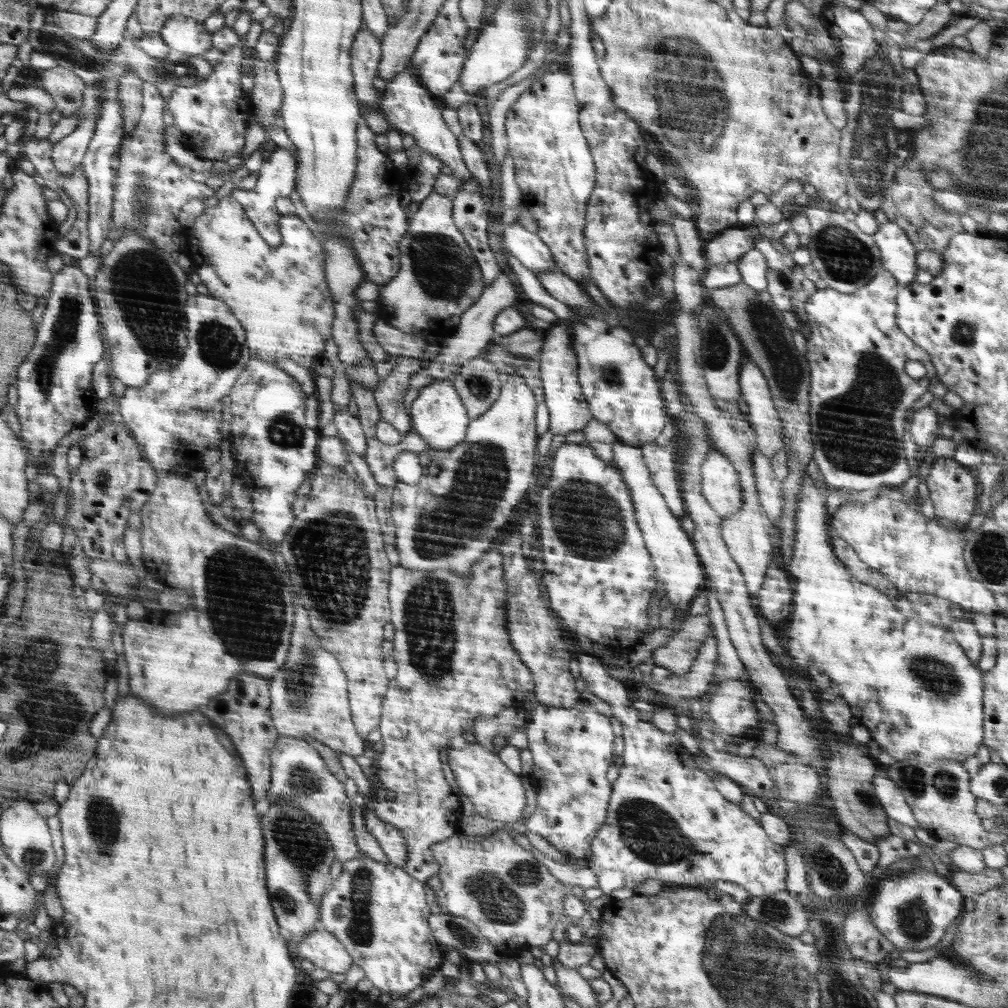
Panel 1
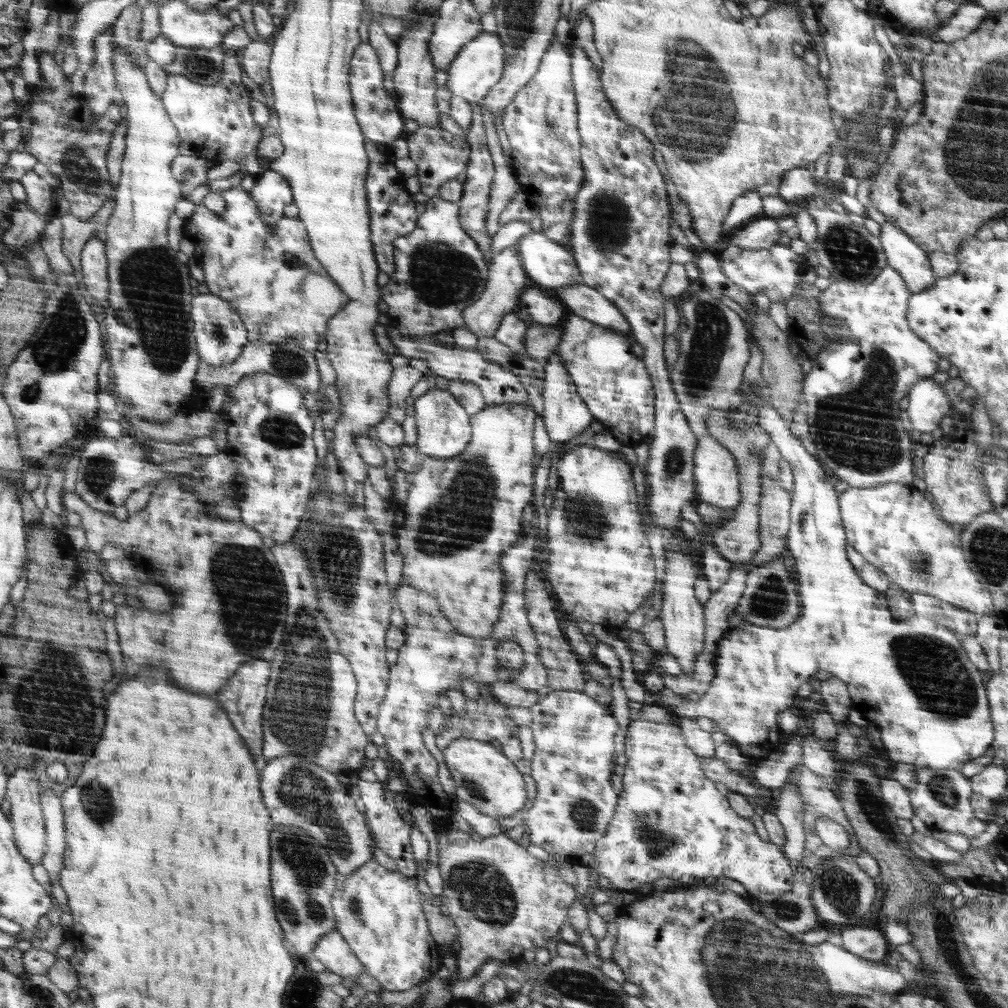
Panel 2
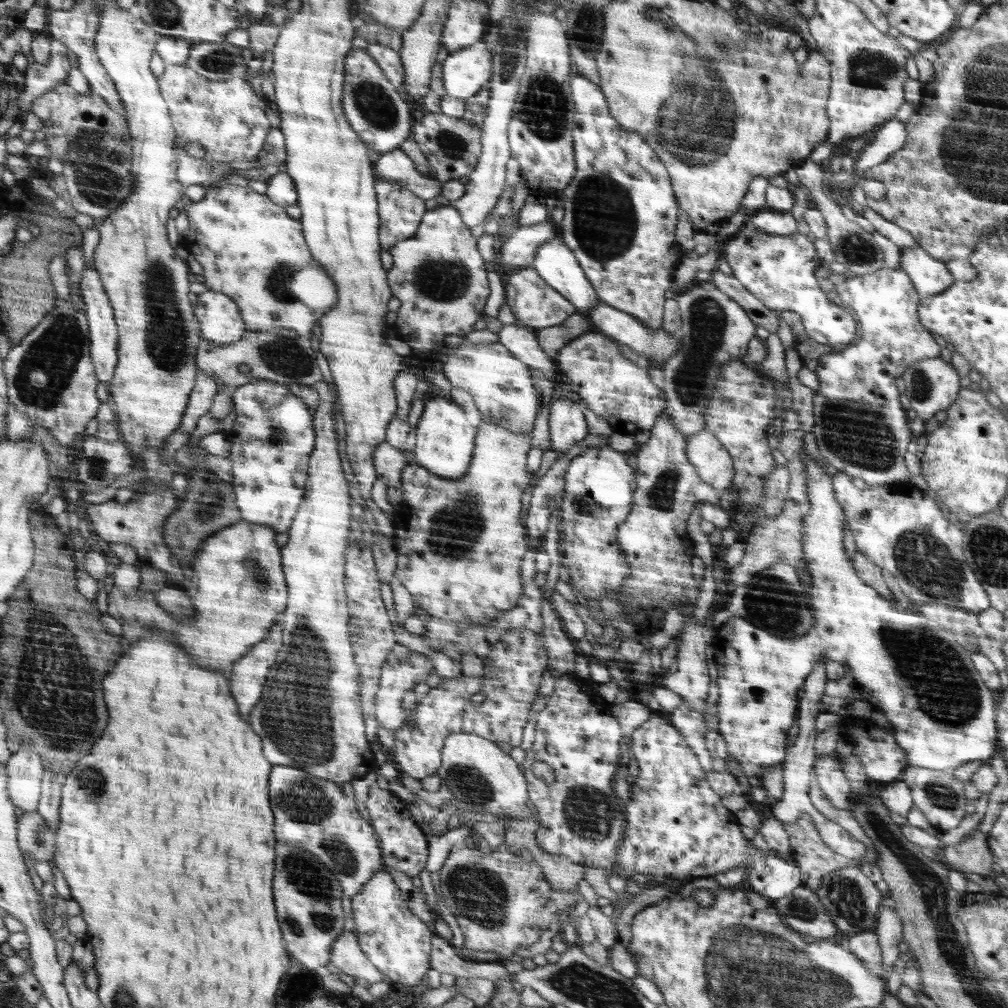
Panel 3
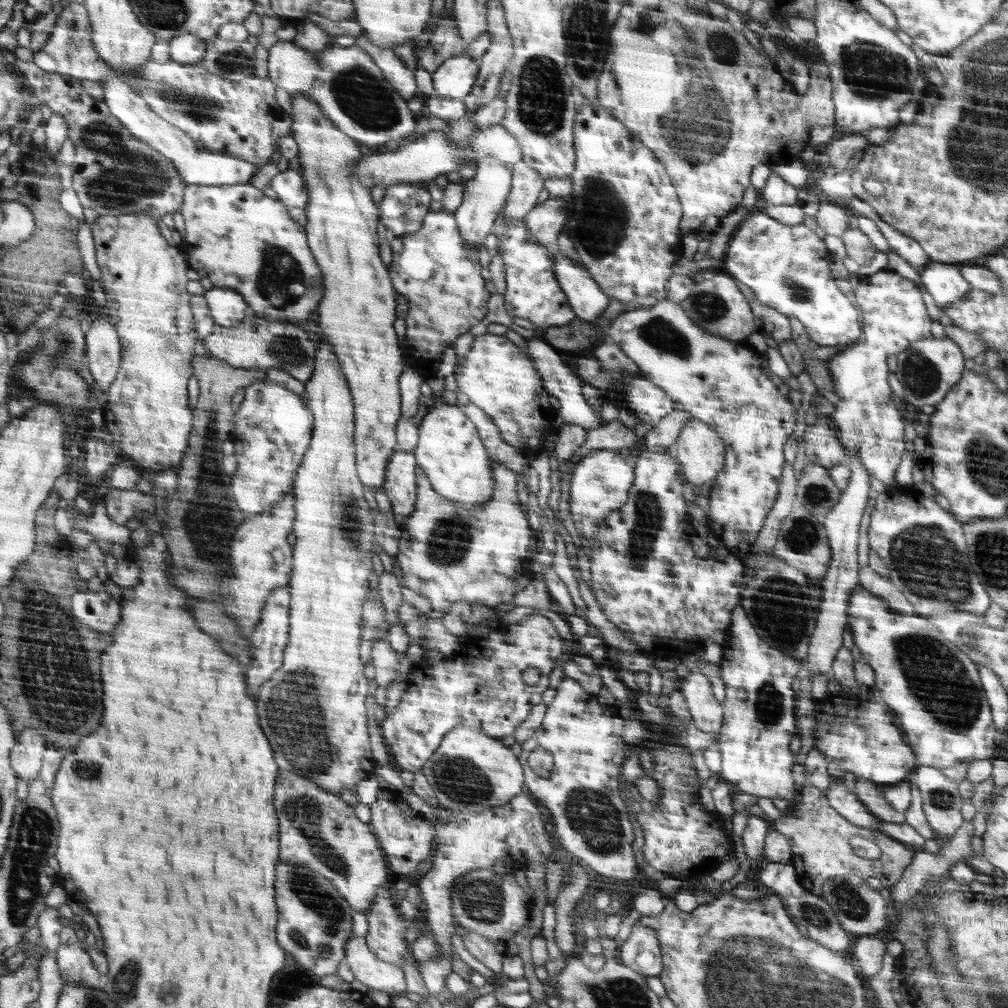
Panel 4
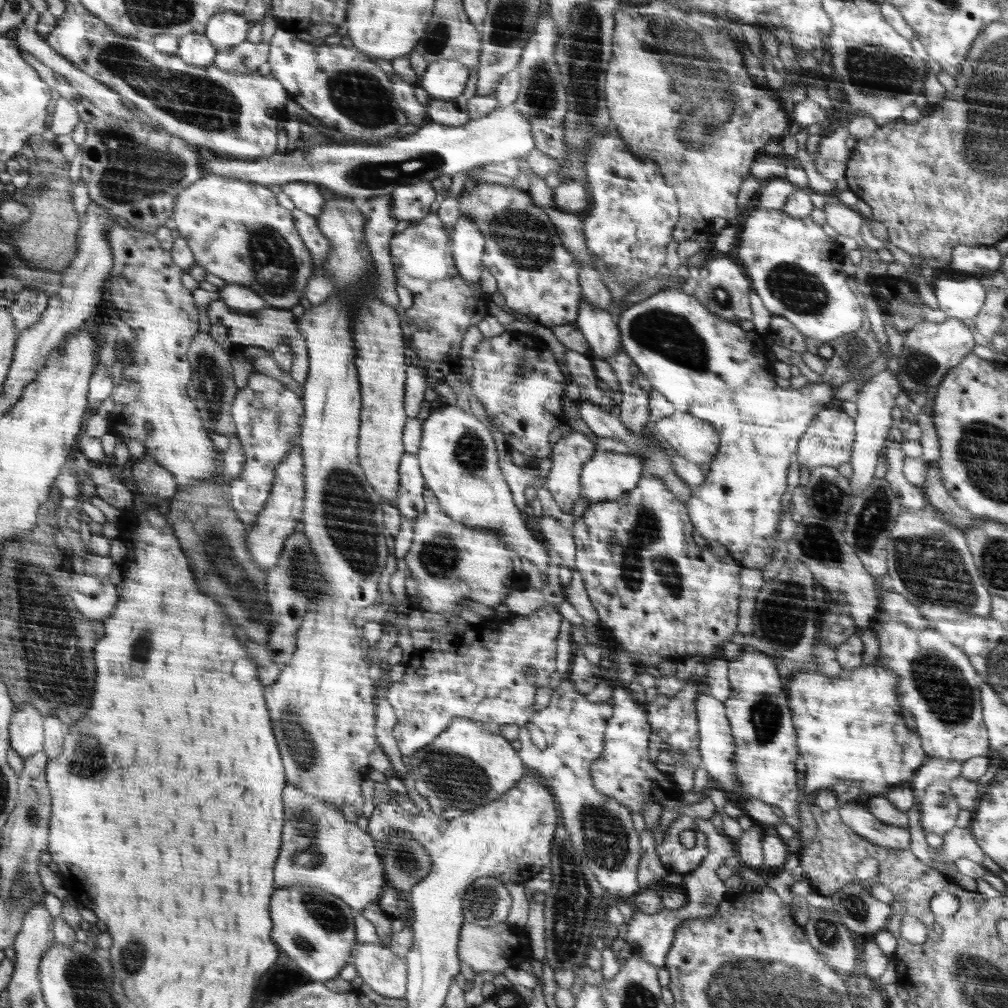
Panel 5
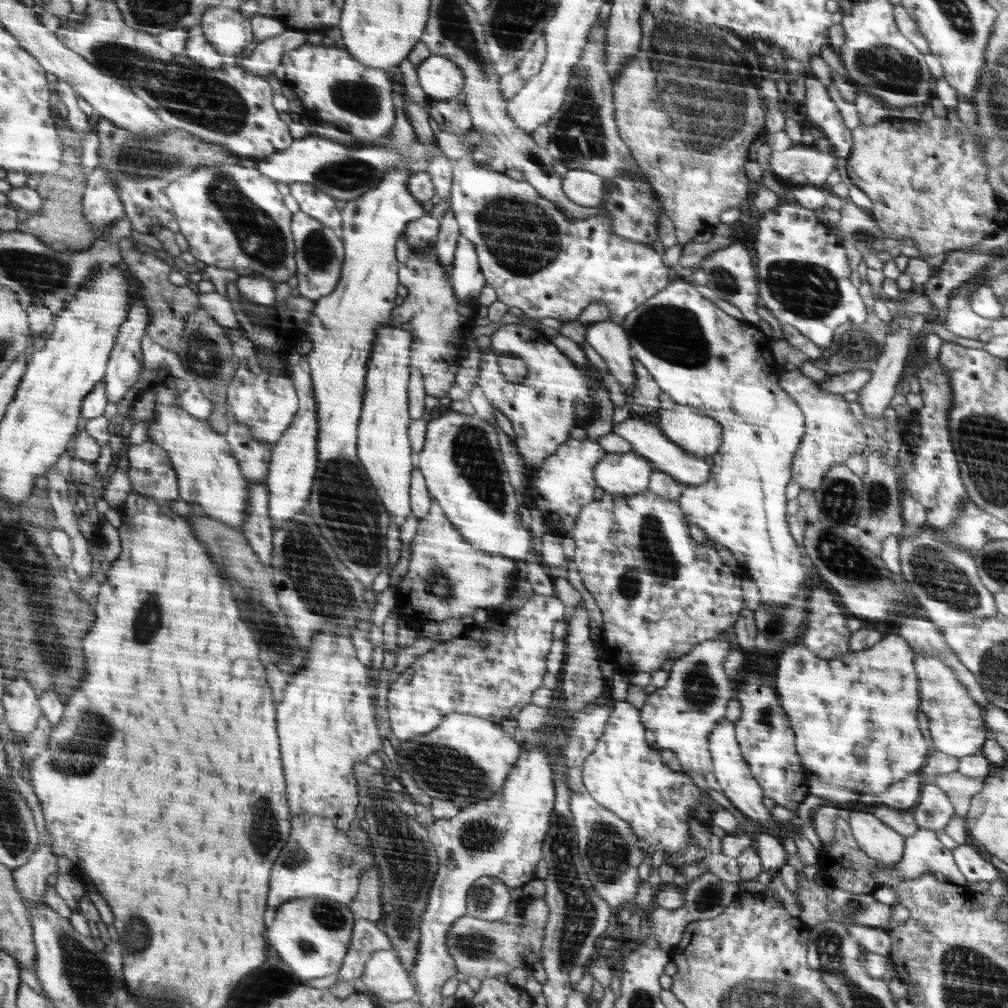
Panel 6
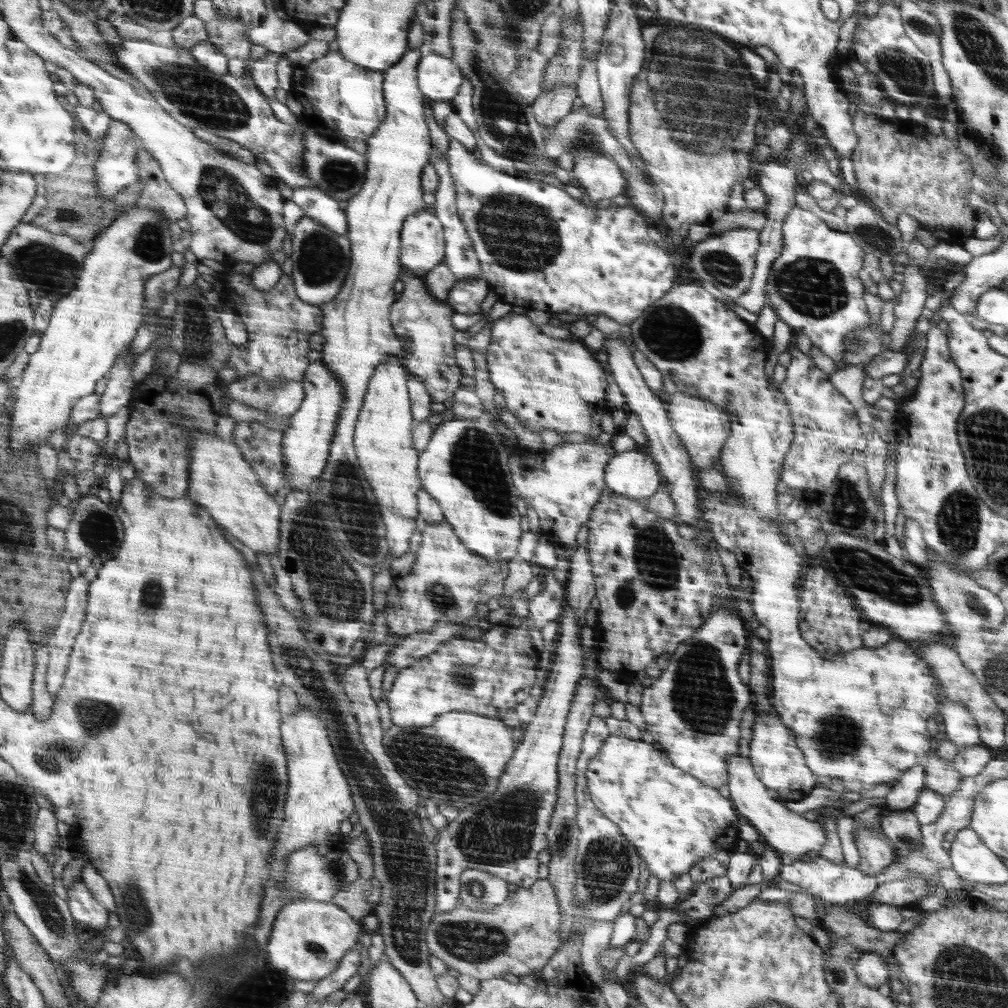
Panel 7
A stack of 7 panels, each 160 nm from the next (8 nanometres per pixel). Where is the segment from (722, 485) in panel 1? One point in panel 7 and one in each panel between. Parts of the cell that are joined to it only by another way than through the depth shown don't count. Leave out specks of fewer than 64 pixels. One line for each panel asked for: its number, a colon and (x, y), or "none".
2: (716, 472)
3: (713, 463)
4: (701, 451)
5: (697, 440)
6: (699, 435)
7: (703, 427)

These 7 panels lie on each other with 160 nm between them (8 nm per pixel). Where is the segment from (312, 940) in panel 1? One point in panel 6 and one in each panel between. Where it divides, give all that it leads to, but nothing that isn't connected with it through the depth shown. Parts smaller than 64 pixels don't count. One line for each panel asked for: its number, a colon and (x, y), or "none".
2: (333, 951)
3: (346, 954)
4: (376, 974)
5: (381, 970)
6: (384, 975)

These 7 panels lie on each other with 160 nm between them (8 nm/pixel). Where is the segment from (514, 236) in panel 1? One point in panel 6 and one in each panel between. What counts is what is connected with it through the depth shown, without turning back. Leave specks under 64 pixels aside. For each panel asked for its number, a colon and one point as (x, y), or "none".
2: (548, 264)
3: (556, 264)
4: (584, 295)
5: (599, 327)
6: (608, 338)

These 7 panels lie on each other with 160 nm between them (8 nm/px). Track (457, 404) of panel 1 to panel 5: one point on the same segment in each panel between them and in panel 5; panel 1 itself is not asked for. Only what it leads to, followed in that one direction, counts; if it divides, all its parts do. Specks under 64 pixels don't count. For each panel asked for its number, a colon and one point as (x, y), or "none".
2: (443, 425)
3: (445, 437)
4: (449, 449)
5: (458, 457)

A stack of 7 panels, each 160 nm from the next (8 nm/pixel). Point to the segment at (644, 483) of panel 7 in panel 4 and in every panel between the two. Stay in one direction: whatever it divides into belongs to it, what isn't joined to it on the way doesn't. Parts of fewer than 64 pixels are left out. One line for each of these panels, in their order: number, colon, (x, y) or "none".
4: (601, 481)
5: (608, 476)
6: (625, 474)

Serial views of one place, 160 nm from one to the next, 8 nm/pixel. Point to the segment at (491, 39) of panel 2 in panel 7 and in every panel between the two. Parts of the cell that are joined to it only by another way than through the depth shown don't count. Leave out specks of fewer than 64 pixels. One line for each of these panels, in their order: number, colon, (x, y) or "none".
3: (465, 72)
4: (455, 78)
5: (445, 79)
6: (440, 78)
7: (439, 77)

